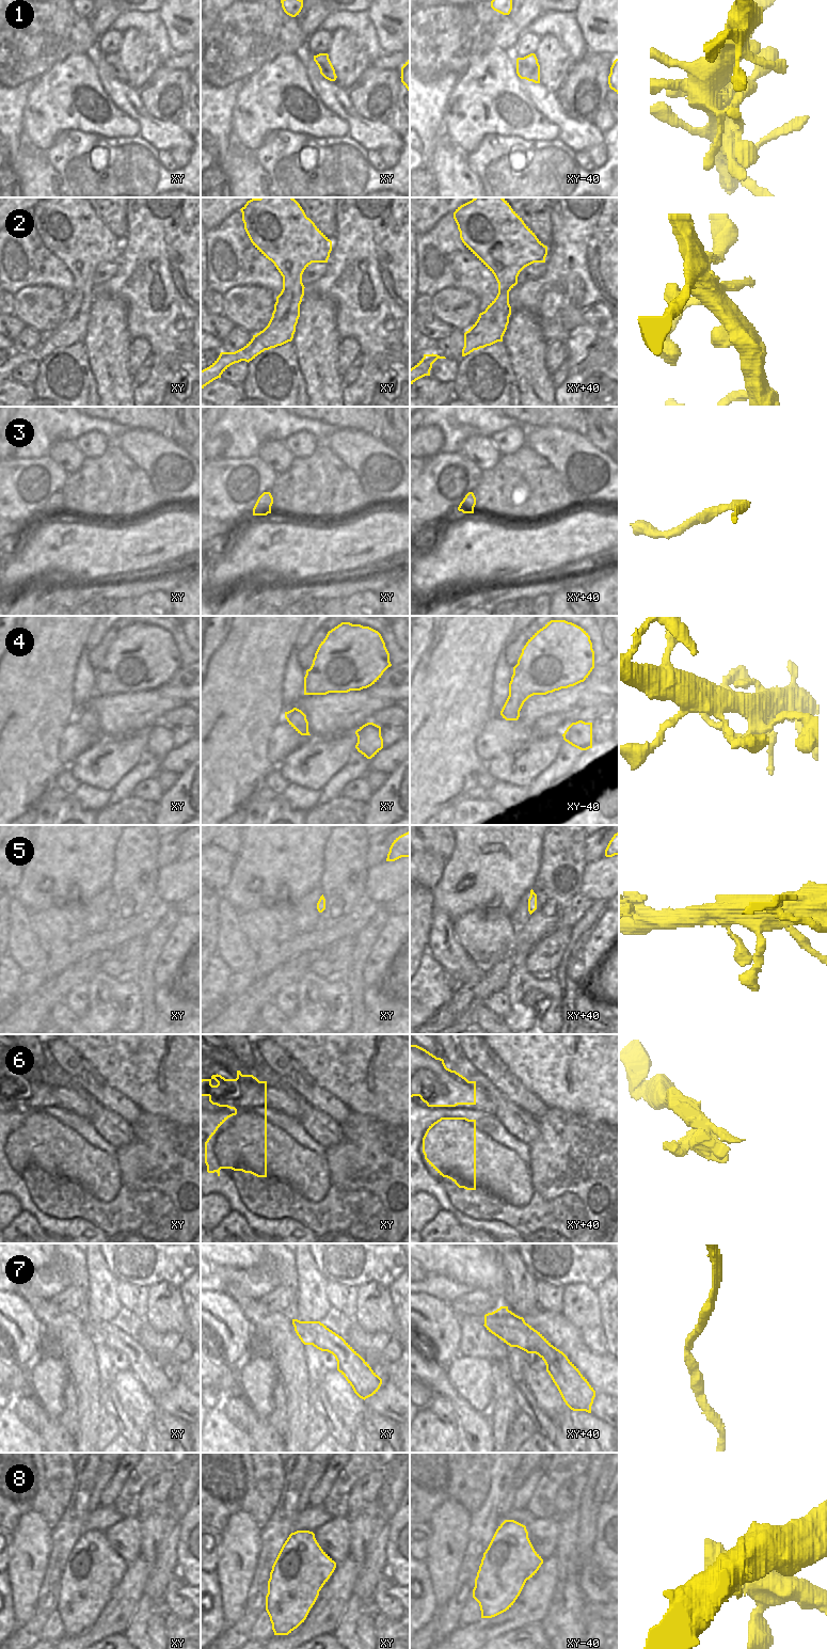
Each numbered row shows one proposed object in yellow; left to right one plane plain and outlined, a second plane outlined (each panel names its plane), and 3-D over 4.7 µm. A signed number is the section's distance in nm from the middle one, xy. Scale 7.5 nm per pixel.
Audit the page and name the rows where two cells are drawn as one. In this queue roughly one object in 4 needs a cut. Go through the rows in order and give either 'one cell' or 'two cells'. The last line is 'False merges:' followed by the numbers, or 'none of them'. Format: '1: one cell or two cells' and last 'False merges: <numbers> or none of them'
1: one cell
2: one cell
3: one cell
4: one cell
5: one cell
6: two cells
7: one cell
8: two cells
False merges: 6, 8

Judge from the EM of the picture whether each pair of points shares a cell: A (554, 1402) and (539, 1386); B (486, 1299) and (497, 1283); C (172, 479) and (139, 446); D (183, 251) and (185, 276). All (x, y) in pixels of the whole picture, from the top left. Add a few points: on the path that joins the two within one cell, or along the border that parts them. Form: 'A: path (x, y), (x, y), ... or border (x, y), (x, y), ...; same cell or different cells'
A: path (550, 1398), (543, 1391); same cell
B: border (474, 1288), (482, 1288), (493, 1294), (502, 1305); different cells
C: path (163, 471), (147, 455); same cell
D: path (185, 257), (185, 270); same cell

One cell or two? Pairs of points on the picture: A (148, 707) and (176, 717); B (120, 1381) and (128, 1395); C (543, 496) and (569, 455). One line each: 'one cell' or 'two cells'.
A: two cells
B: one cell
C: two cells

